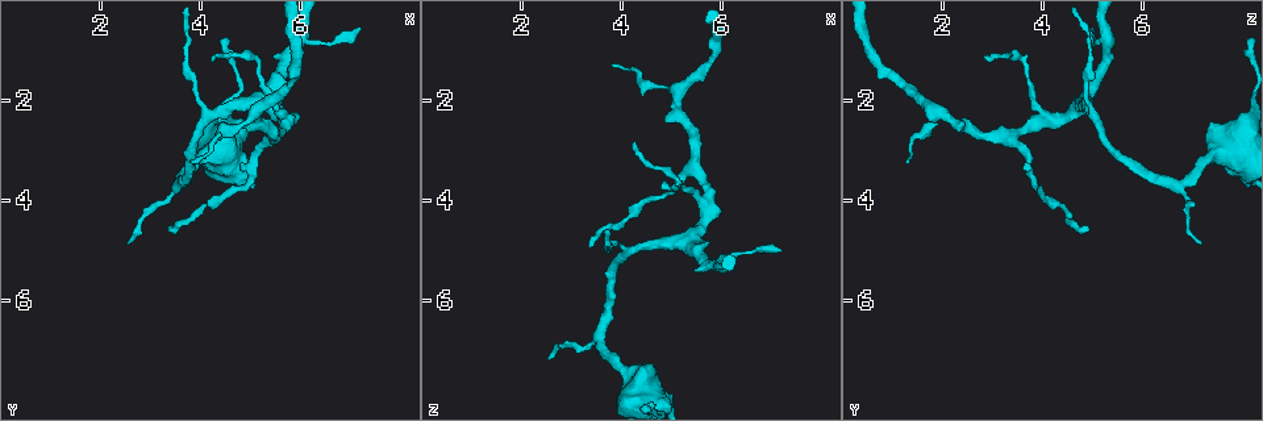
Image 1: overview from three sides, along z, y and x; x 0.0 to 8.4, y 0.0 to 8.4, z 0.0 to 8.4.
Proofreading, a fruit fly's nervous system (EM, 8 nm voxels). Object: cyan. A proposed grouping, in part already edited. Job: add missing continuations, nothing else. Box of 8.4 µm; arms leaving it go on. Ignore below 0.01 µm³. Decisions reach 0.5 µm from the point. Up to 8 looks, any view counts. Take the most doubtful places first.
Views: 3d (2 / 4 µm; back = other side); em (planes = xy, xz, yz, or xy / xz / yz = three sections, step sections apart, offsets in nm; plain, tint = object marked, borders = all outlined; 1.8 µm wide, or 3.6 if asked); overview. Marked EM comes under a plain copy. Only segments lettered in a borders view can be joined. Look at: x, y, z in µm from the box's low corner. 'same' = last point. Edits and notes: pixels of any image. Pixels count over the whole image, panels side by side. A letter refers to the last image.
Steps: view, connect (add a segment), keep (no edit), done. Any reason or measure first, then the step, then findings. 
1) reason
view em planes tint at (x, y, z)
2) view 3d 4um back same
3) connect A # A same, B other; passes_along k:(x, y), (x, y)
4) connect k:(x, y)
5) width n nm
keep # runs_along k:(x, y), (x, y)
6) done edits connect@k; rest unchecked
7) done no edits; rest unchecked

an open end
view em planes tint at (4.25, 1.15, 2.85)

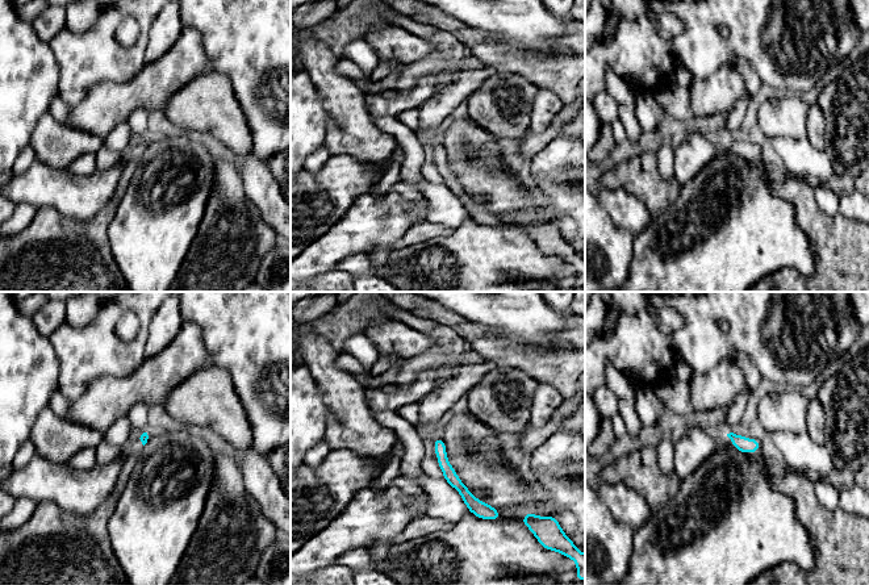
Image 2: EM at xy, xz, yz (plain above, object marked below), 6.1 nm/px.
see the neighbours
view em planes borders same

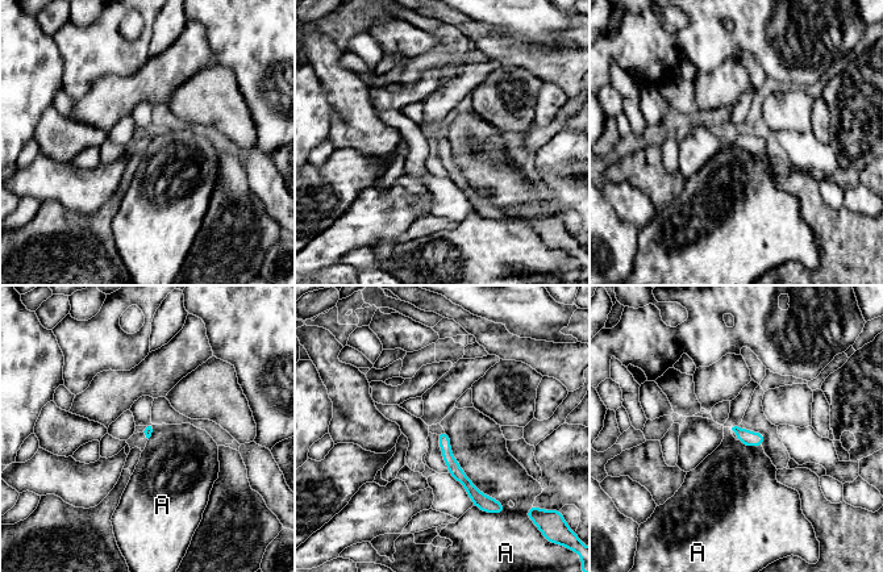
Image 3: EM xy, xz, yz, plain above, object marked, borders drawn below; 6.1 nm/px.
keep # A other; none of them fits

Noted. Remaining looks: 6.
long arm stops here
view em planes borders at (3.30, 4.55, 4.90)

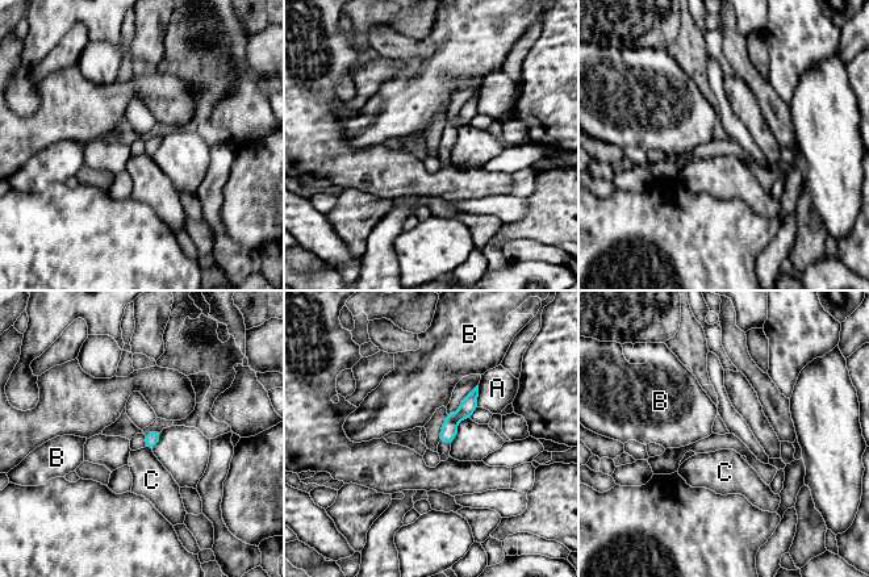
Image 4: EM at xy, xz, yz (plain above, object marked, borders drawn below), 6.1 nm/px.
keep # A other, B other, C other; runs_along 4:(475, 393), (451, 422), (443, 439); no lettered segment goes on from it

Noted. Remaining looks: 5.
tapers out
view 3d 4um at (2.55, 4.90, 7.15)

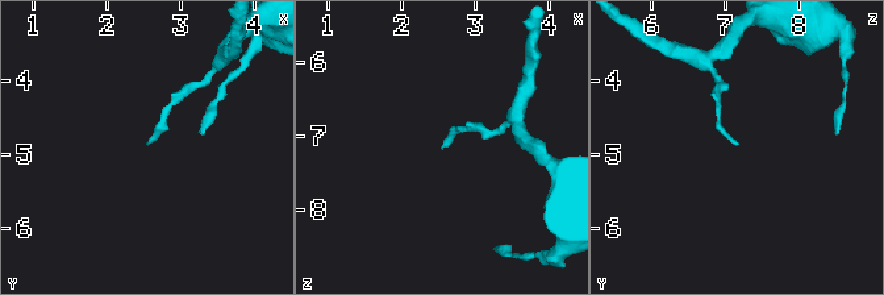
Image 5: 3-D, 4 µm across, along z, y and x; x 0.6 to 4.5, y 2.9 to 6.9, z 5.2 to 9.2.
need the tissue
view em planes borders at (2.60, 4.85, 7.15)

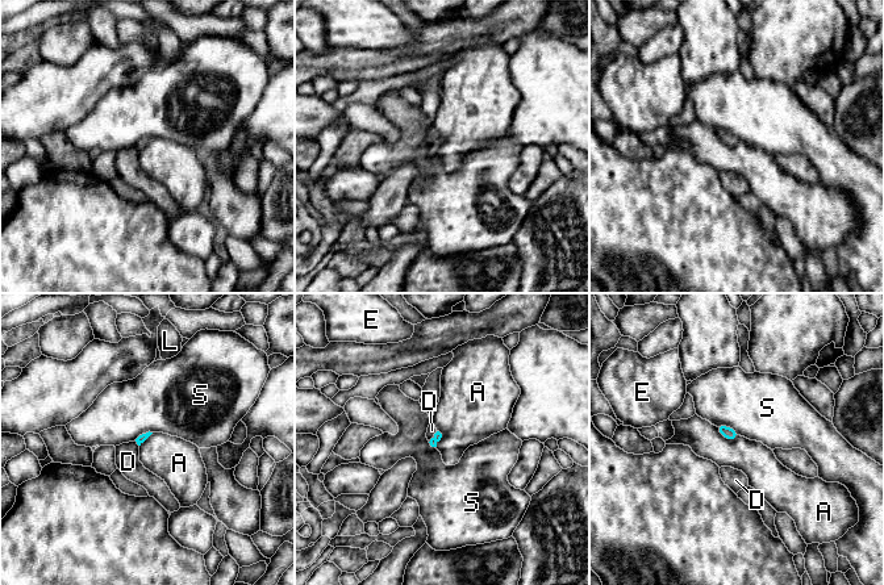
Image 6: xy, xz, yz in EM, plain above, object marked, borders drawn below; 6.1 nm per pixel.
longest_contact A 170 nm
keep # A other, D other, E other, L other, S other; border 6:(714, 426), (728, 439), (739, 435); no lettered segment goes on from it

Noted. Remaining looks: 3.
done no edits; rest unchecked

